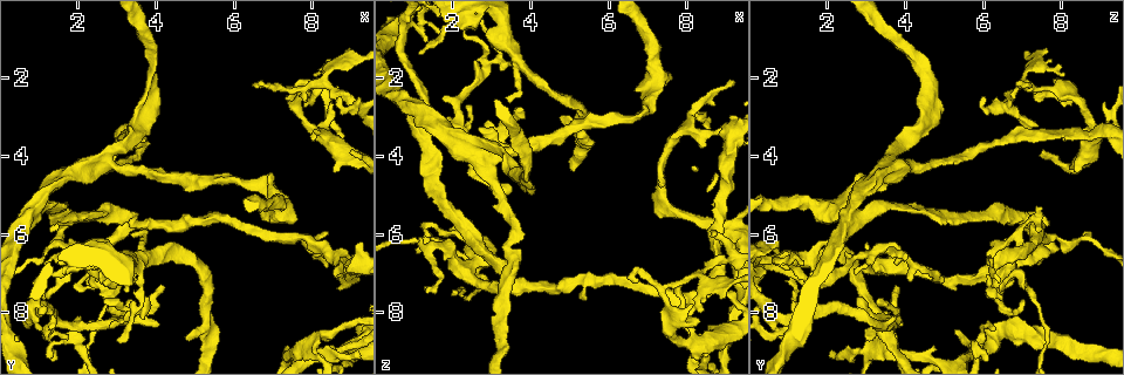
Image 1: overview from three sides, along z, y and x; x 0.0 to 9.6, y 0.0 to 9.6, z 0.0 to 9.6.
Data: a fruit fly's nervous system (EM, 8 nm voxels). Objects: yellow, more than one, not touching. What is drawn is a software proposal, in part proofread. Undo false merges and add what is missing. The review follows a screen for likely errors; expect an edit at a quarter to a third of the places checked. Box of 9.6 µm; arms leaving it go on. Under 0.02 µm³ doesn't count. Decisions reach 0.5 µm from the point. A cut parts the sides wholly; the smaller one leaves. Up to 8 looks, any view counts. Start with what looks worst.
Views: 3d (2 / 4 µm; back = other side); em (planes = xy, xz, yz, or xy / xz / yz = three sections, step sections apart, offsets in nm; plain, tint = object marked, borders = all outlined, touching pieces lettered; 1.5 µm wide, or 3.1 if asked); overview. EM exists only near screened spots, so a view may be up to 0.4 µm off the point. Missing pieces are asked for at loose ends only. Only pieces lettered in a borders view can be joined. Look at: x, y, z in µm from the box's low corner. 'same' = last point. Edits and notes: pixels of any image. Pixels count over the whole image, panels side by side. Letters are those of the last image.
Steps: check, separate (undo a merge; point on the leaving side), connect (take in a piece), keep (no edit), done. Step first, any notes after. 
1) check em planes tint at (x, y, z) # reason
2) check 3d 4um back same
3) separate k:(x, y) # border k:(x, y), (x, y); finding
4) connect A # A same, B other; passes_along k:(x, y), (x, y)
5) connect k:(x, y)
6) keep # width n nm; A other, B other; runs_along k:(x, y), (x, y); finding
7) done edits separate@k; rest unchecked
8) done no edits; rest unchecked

check em planes tint at (8.95, 3.90, 7.45) # branch stops here

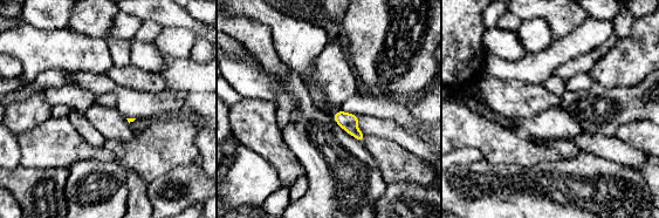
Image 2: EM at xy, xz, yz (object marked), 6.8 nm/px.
check em planes borders same # what lies round it

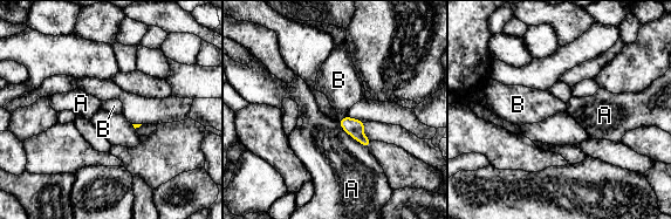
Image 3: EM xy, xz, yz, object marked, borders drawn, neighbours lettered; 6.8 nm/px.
connect B # width 120 nm; A other, B same; passes_along 3:(354, 128), (343, 117), (340, 81); the cell continues

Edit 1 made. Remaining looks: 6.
check overview # redraw

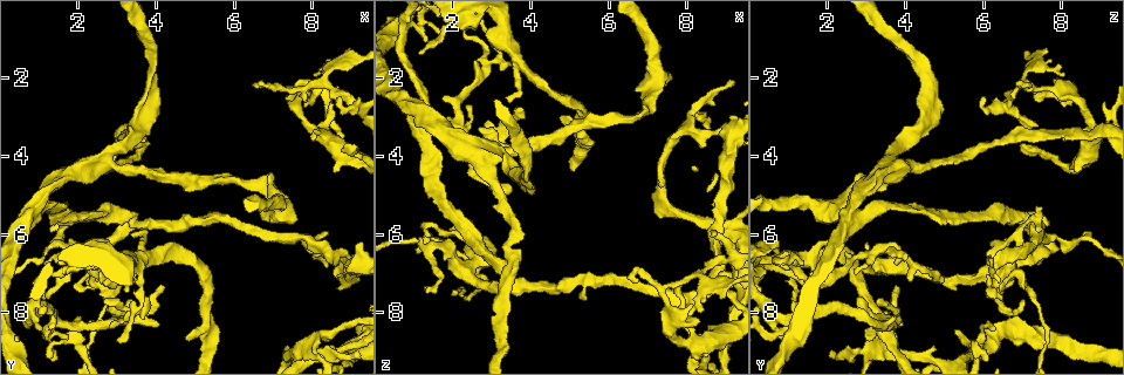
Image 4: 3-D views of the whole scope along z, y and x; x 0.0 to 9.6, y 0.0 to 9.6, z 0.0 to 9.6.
check em planes tint at (7.75, 2.40, 7.35) # abrupt turn

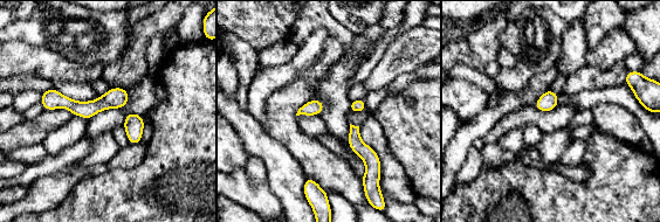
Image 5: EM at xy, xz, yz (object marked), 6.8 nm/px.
check em planes borders same # what lies round it

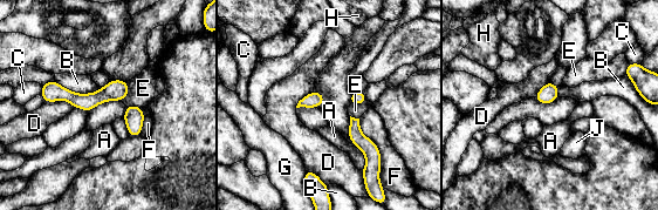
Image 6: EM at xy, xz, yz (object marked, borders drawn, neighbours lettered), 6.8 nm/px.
keep # A other, B other, C other, D other, E other, F other, G other, H other, J other; border 6:(127, 81), (128, 94), (122, 101); all the same cell

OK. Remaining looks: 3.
check em planes plain at (2.50, 7.05, 2.75) # thin end

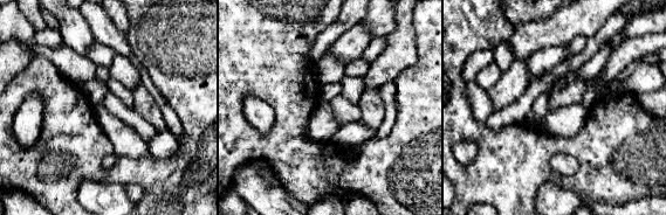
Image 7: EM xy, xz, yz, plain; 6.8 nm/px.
check em planes borders same

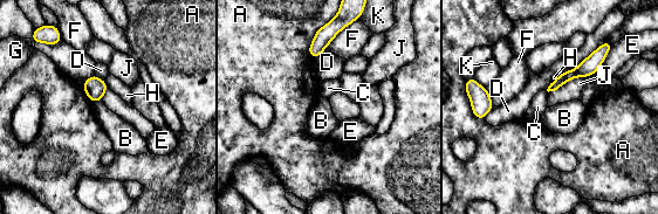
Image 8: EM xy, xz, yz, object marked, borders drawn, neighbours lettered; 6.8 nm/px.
keep # A other, B other, C other, D other, E other, F other, G other, H other, J other, K other; runs_along 8:(603, 54), (552, 88); no lettered piece goes on from it

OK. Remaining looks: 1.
done edits connect@3; rest unchecked

